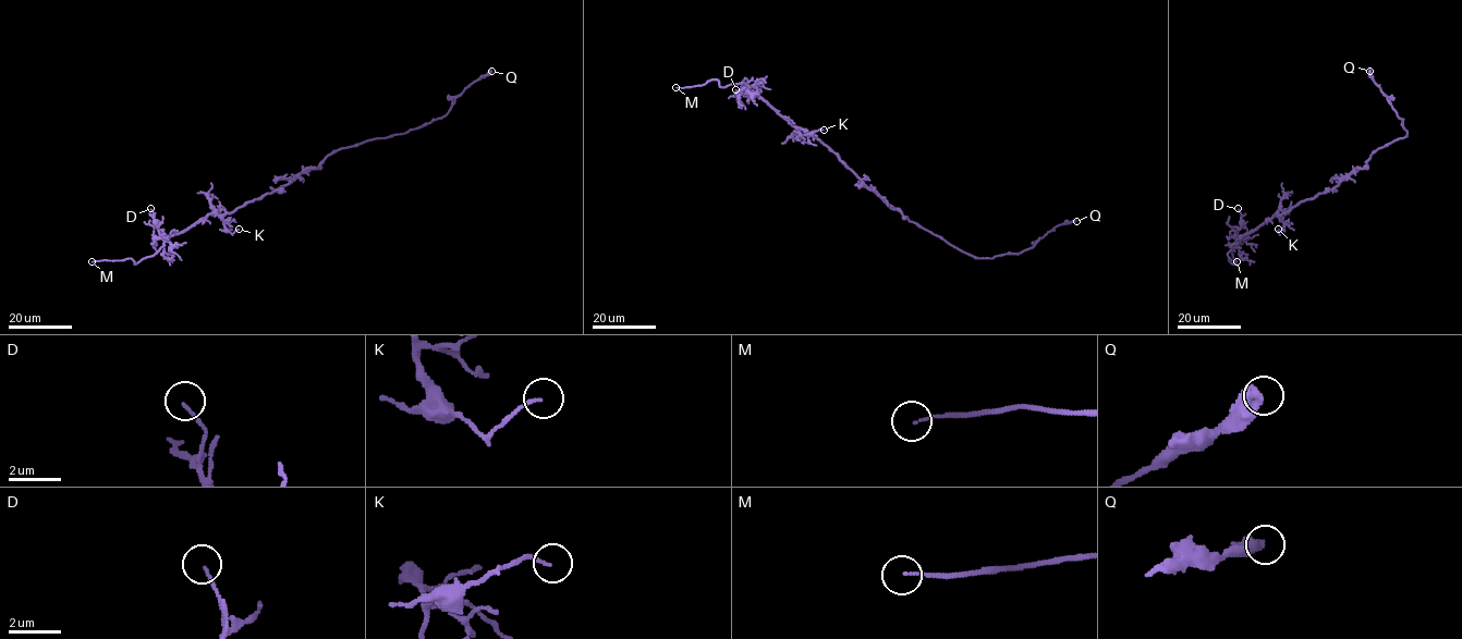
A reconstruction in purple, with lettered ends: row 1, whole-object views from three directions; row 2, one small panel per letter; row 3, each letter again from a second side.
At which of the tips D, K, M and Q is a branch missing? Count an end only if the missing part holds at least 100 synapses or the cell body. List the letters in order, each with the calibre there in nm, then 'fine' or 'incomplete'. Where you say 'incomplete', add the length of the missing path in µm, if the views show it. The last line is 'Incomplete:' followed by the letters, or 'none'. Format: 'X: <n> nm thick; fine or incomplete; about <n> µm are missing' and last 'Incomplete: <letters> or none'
D: 100 nm thick; fine
K: 100 nm thick; fine
M: 80 nm thick; incomplete; about 15 µm are missing
Q: 500 nm thick; fine
Incomplete: M

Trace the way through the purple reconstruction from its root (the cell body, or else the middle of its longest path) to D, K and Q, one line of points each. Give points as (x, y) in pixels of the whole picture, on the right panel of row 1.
D: (1340, 182), (1300, 201), (1287, 212), (1276, 213), (1250, 233), (1240, 236), (1241, 213), (1238, 208)
K: (1340, 182), (1284, 212), (1281, 217), (1283, 229), (1280, 233), (1278, 229)
Q: (1340, 182), (1355, 169), (1363, 168), (1377, 149), (1406, 134), (1403, 121), (1369, 71)

